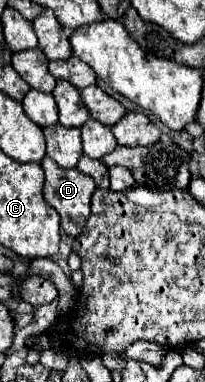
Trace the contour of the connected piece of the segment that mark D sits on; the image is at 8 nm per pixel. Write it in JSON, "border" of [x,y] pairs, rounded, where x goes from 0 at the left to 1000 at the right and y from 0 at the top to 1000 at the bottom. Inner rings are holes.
{"border":[[[215,408],[215,419],[195,424],[224,455],[224,476],[215,476],[215,518],[224,529],[273,545],[273,555],[293,560],[293,592],[332,618],[380,618],[439,565],[439,518],[468,497],[468,482],[439,461],[400,455],[371,440],[293,440],[254,414]]]}

